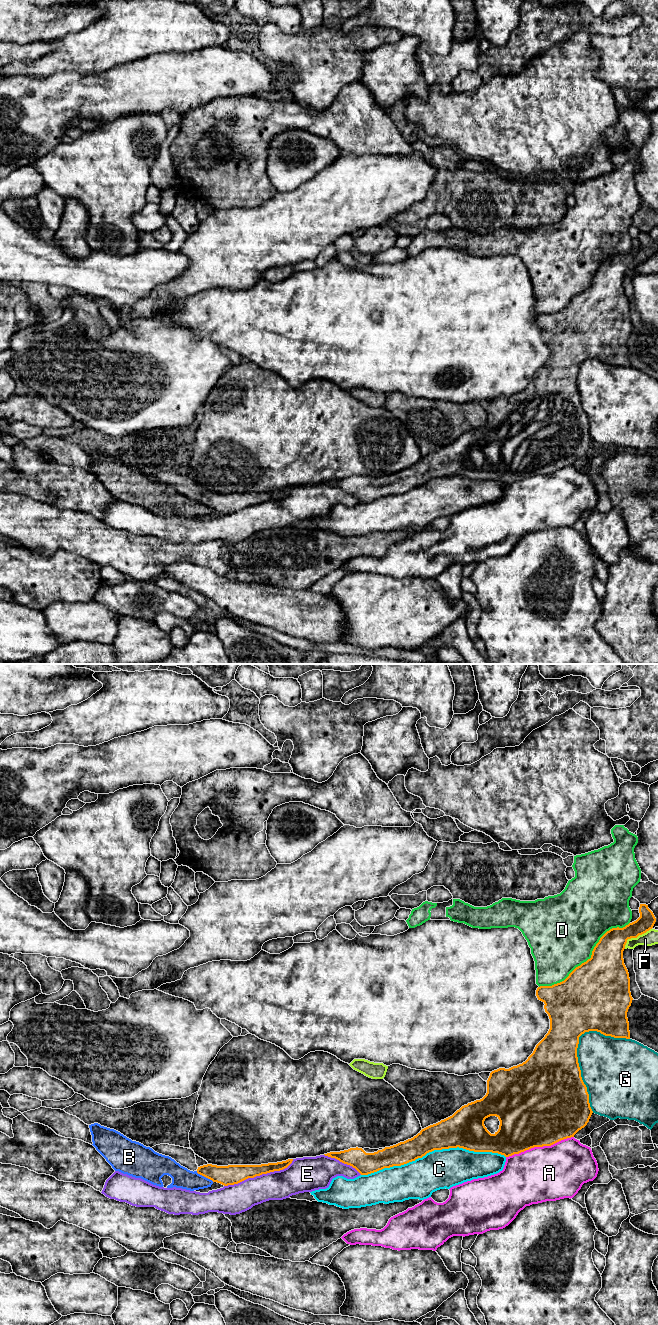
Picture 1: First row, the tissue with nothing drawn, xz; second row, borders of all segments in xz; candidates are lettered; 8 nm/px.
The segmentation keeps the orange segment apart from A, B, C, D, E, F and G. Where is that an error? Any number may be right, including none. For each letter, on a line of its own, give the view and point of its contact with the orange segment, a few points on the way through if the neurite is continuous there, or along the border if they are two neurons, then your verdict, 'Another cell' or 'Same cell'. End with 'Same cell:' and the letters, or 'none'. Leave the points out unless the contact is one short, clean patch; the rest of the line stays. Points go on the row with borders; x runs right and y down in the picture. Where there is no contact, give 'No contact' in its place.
A: Touches orange at xz (539, 1146). Another cell
B: Touches orange at xz (205, 1176). Boundary: xz (196, 1171), (213, 1181). Another cell
C: Touches orange at xz (433, 1150). Another cell
D: Touches orange at xz (588, 959). Another cell
E: Touches orange at xz (259, 1175). Another cell
F: Touches orange at xz (635, 937). Another cell
G: Touches orange at xz (576, 1050). Another cell
Same cell: none

